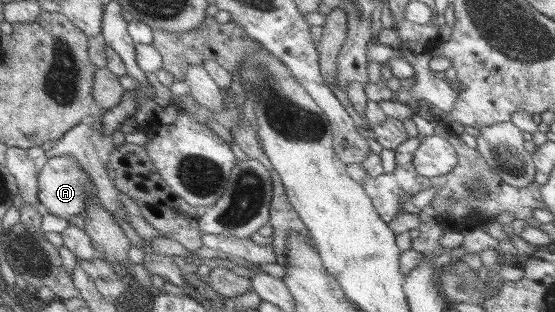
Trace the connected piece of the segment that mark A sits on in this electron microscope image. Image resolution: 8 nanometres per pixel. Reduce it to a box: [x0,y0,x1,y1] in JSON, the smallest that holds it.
[40,156,98,220]

